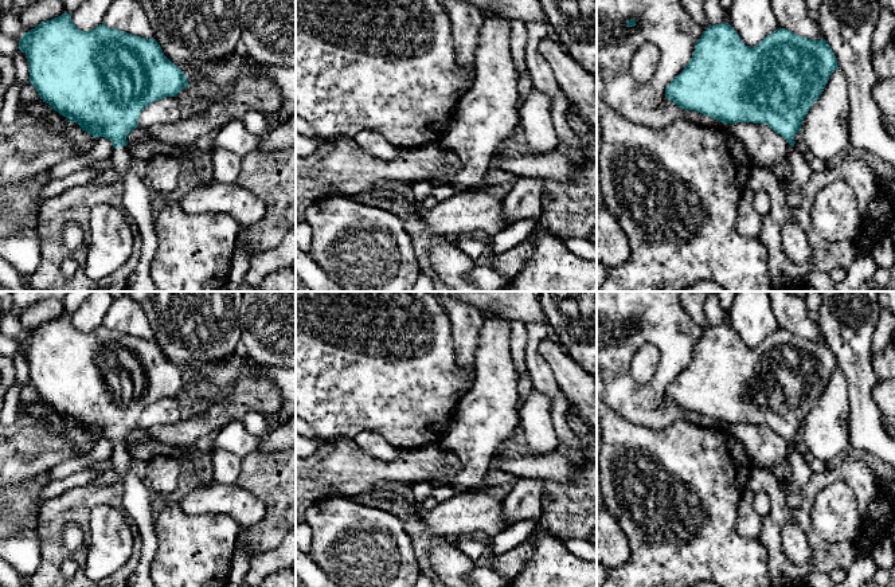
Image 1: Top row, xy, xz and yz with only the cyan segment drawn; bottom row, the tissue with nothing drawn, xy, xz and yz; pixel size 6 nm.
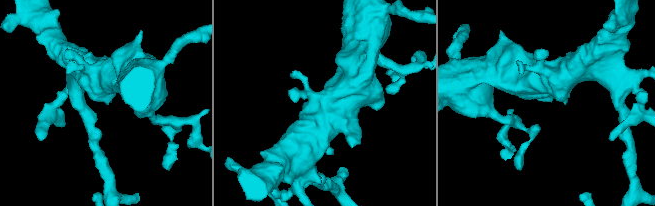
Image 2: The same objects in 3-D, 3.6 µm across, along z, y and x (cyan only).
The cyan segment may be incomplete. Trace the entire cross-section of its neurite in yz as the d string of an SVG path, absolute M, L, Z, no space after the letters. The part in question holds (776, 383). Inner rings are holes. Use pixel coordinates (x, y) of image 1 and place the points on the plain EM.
M724 322L704 332L688 365L667 387L665 398L680 410L695 411L723 424L766 424L781 435L789 443L786 463L792 469L792 477L785 482L787 506L797 509L802 486L813 473L810 458L794 449L794 437L837 369L836 356L825 340L808 340L779 328L751 349Z

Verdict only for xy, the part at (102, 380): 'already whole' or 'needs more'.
needs more

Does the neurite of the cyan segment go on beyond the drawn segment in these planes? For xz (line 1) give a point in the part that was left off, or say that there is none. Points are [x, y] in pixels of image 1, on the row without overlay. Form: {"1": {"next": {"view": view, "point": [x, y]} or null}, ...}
{"1": {"next": null}}

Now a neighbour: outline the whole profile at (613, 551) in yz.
M606 509L597 512L597 563L606 568L624 566L630 556L629 541Z

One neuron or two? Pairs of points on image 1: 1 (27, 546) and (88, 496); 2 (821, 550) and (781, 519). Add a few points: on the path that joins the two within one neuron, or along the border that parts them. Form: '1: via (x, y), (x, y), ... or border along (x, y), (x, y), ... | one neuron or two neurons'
1: border along (35, 532), (39, 540), (39, 566), (36, 570) | two neurons
2: via (813, 537), (797, 517), (793, 517) | one neuron

